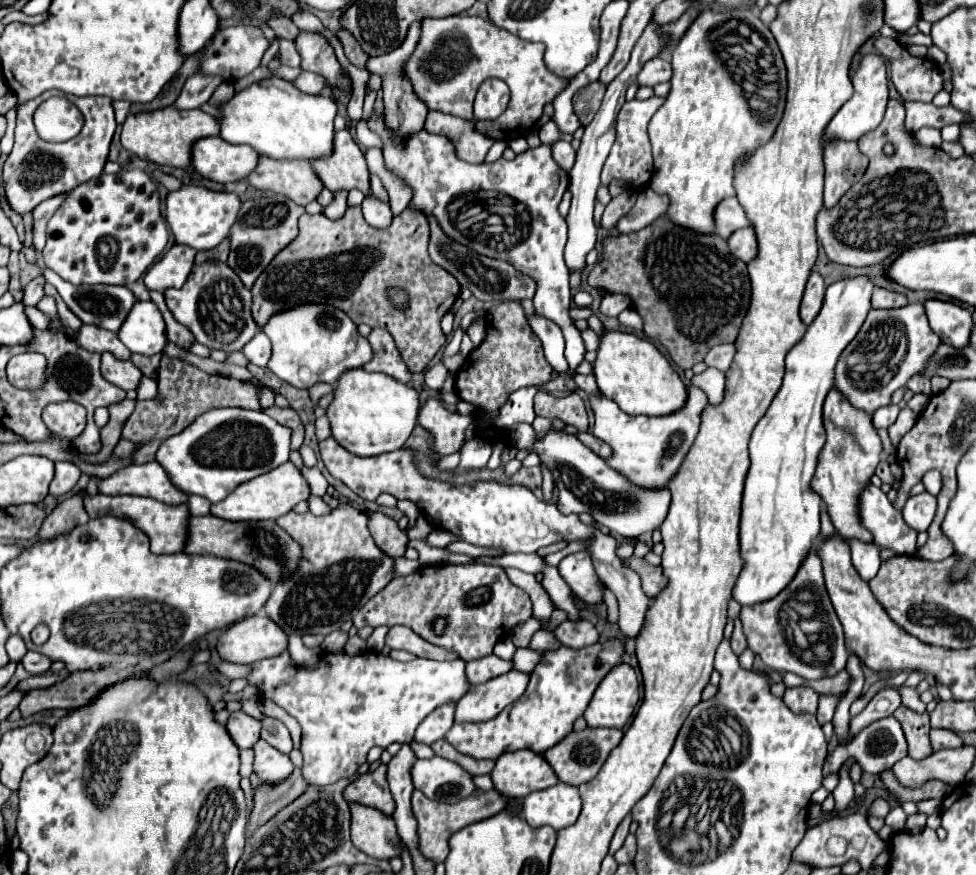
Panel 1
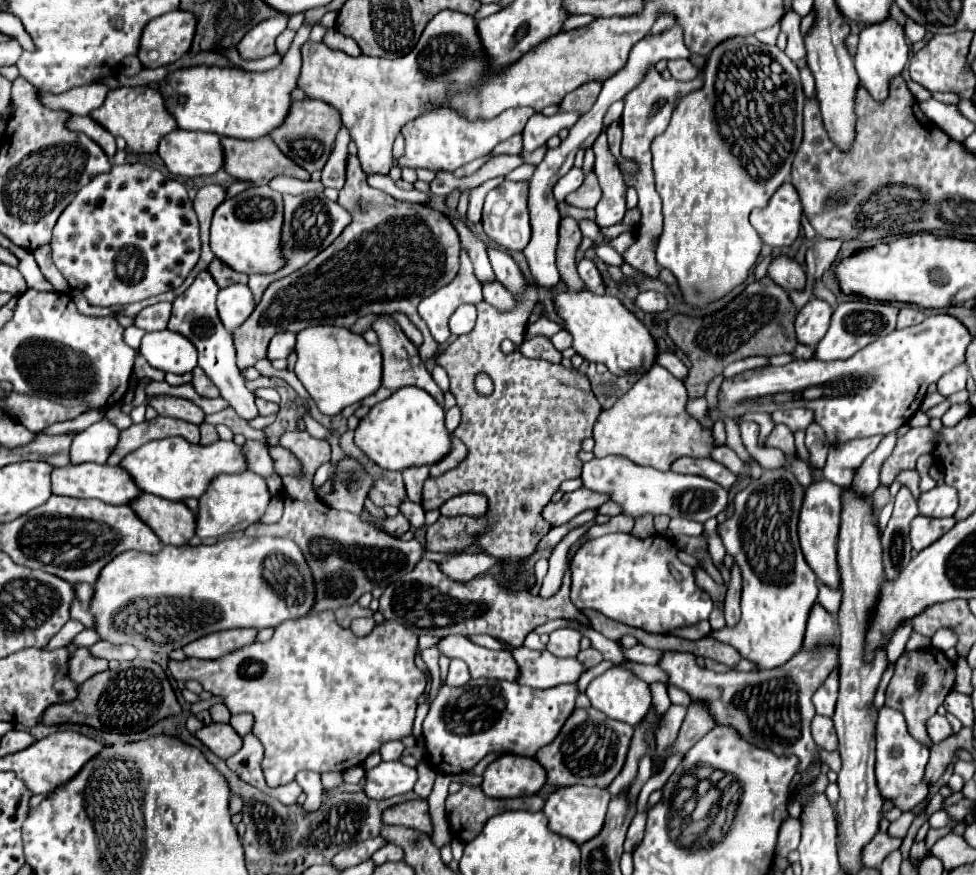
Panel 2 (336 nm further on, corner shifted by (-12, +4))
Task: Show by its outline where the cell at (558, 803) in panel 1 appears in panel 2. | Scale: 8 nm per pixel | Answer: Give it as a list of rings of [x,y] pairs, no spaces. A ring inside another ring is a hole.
[[[565,786],[565,788],[557,788],[553,794],[549,794],[543,812],[549,820],[551,832],[567,836],[575,844],[583,844],[599,834],[603,820],[605,820],[609,800],[611,800],[609,792],[599,786]]]

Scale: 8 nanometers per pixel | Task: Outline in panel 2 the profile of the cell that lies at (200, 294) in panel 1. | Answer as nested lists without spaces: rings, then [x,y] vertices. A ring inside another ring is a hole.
[[[231,284],[217,294],[217,312],[227,332],[235,332],[253,312],[255,296],[247,284]]]

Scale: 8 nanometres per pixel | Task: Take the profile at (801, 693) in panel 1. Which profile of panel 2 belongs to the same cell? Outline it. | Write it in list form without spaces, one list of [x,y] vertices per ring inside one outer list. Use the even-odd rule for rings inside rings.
[[[815,716],[811,722],[811,734],[813,740],[817,742],[817,746],[825,748],[825,750],[837,750],[837,734],[835,734],[835,724],[831,718],[827,716]]]

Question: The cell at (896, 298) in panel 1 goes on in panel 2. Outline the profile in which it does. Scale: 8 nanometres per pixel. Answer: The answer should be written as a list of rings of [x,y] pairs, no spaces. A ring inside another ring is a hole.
[[[905,304],[901,310],[899,310],[899,318],[897,318],[897,328],[907,328],[907,326],[913,326],[913,324],[919,324],[919,320],[925,320],[925,314],[909,304]]]

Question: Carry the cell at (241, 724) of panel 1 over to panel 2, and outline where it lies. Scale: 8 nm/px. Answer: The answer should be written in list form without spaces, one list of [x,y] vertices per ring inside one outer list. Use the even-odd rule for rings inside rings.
[[[211,722],[209,726],[195,732],[195,736],[223,760],[227,760],[229,756],[239,752],[239,748],[243,746],[243,738],[235,732],[235,728],[231,724]]]

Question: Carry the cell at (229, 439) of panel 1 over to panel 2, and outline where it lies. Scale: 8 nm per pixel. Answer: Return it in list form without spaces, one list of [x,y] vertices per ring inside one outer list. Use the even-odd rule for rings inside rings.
[[[181,436],[147,442],[135,452],[127,454],[121,466],[127,468],[127,472],[131,472],[135,484],[139,484],[143,492],[163,496],[167,500],[201,498],[203,492],[207,492],[209,484],[219,474],[241,474],[249,470],[243,446],[235,444],[233,440],[217,440],[209,446],[203,446],[203,444],[191,444]]]

